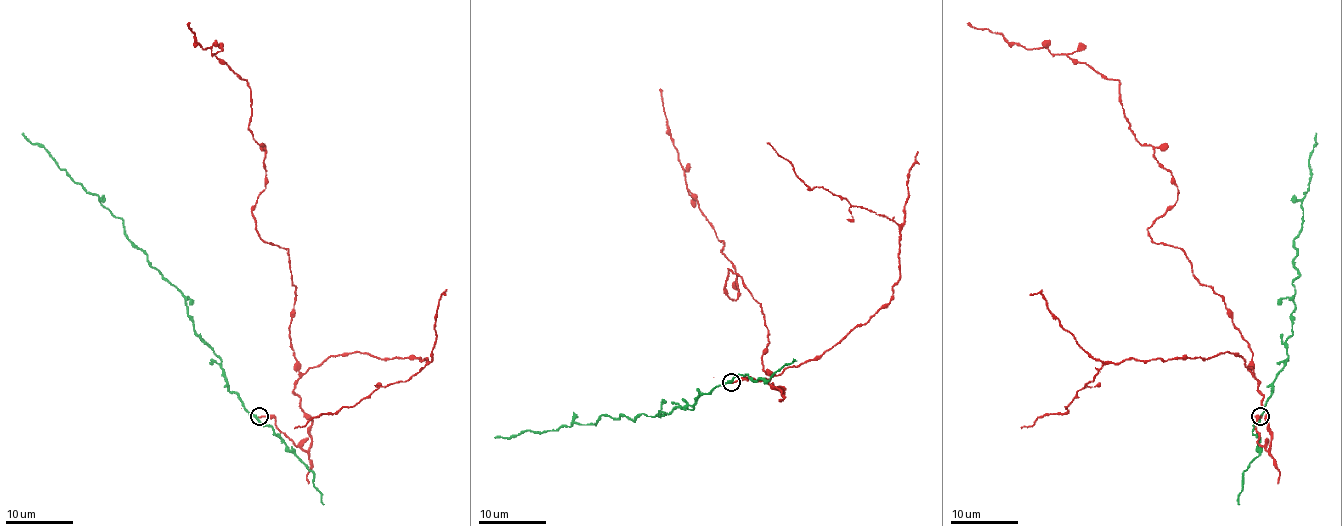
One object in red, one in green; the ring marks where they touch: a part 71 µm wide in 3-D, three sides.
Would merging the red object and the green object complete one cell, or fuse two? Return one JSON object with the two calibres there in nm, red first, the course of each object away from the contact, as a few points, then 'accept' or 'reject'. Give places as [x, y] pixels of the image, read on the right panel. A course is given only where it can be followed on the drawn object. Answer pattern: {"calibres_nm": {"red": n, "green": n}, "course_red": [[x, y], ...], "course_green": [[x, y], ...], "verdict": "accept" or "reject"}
{"calibres_nm": {"red": 190, "green": 240}, "course_red": [[1260, 416], [1267, 450], [1233, 314], [1150, 238], [1177, 185], [1129, 127], [1119, 81], [966, 24]], "course_green": [[1260, 416], [1292, 334], [1292, 282], [1299, 272], [1294, 239], [1303, 221], [1301, 199], [1309, 187], [1316, 132]], "verdict": "reject"}

